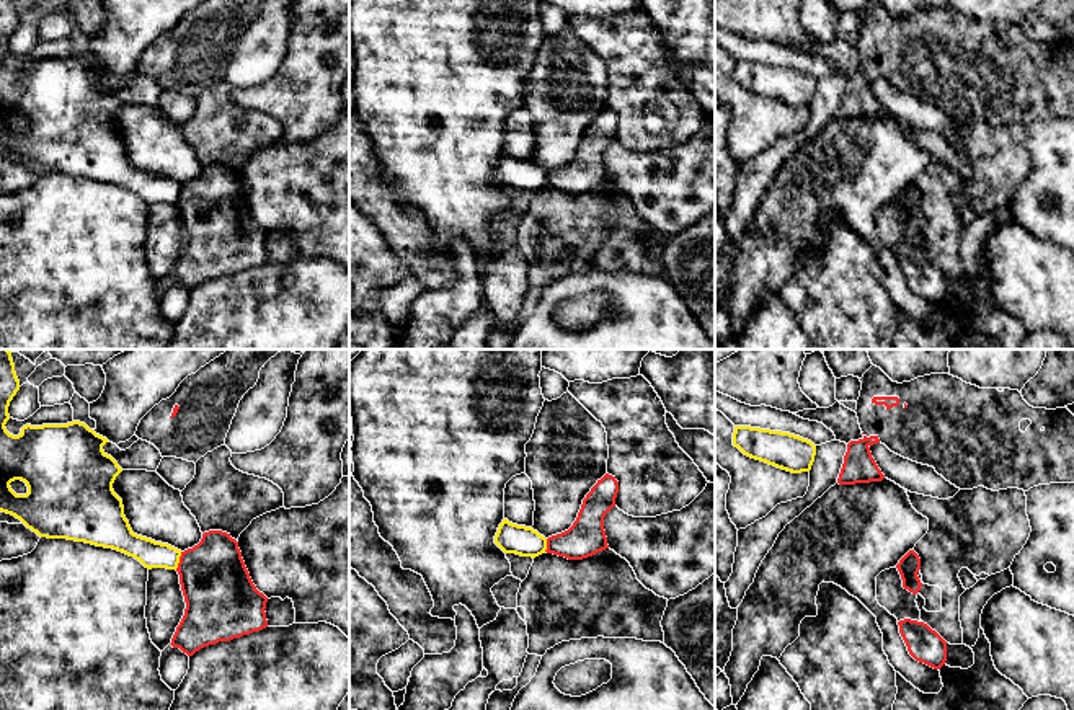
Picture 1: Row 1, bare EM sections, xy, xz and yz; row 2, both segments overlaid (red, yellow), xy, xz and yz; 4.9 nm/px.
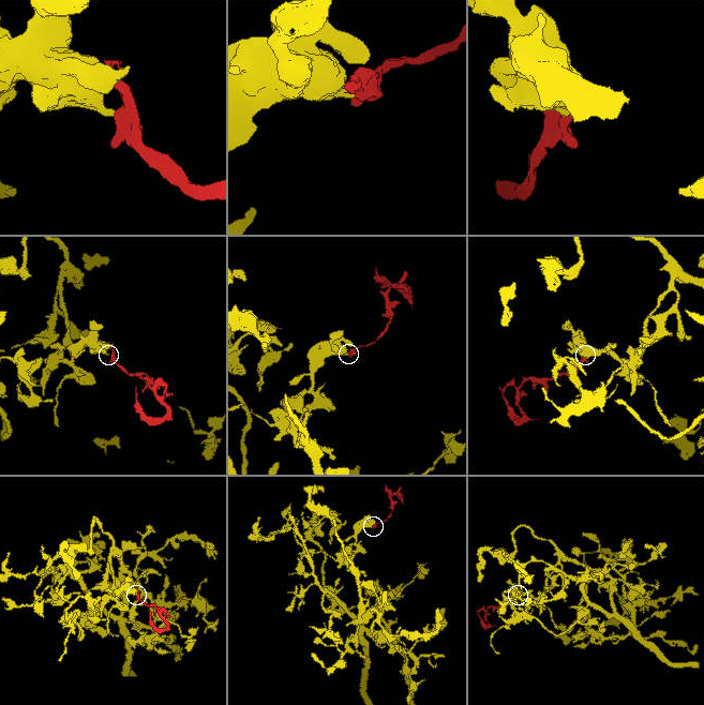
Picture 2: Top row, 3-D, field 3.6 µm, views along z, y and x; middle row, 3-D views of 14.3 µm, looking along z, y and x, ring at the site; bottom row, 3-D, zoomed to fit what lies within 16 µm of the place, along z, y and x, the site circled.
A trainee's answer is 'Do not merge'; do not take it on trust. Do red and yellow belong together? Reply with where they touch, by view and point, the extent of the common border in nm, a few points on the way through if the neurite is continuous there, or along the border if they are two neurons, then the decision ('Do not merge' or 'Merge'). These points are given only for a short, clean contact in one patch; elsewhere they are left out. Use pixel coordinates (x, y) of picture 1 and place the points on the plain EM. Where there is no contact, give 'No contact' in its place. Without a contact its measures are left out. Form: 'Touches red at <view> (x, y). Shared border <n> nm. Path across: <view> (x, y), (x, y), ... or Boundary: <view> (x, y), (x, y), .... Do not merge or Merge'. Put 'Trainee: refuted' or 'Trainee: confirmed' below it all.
Touches red at xy (180, 195). Shared border 90 nm. Boundary: xy (181, 186), (175, 203). Do not merge
Trainee: confirmed

